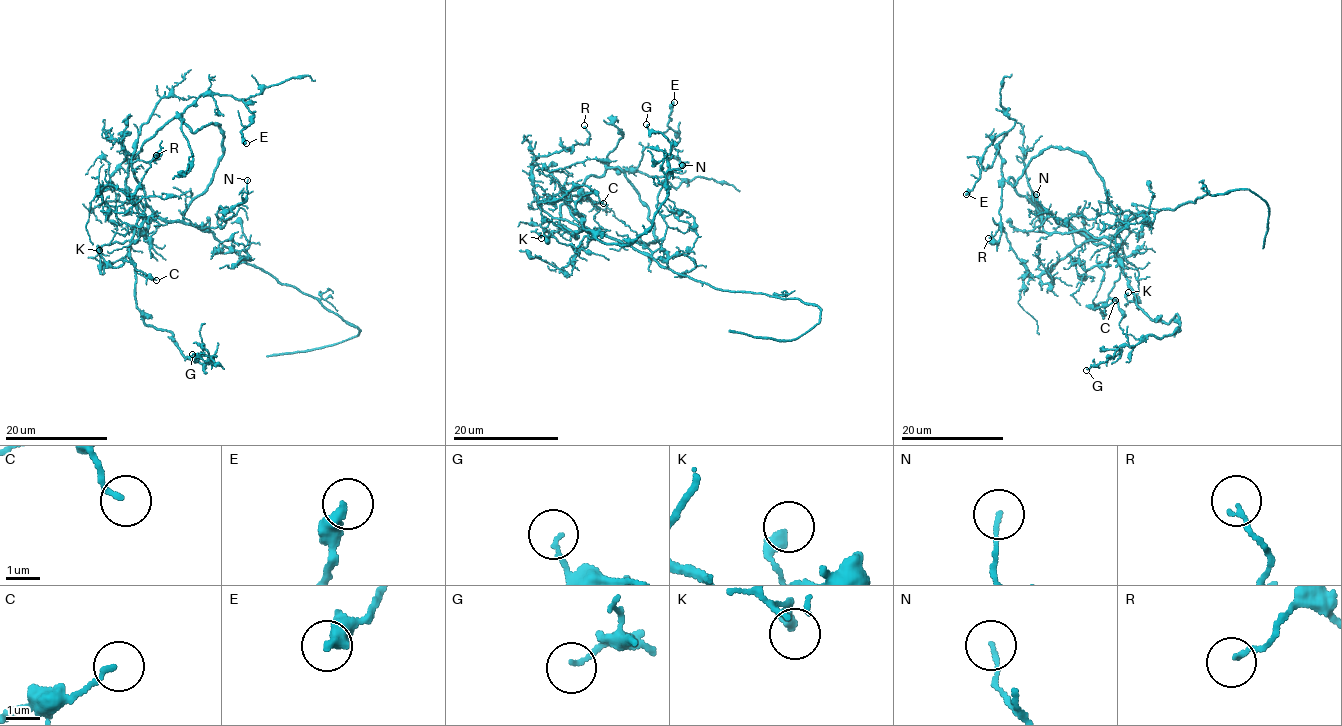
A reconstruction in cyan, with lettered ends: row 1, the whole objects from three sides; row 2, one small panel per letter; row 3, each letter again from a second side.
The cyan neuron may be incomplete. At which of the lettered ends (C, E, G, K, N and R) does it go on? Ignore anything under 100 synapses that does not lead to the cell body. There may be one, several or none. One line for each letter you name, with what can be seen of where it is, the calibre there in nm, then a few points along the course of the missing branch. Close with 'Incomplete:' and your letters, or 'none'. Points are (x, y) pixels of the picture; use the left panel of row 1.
Incomplete: none

